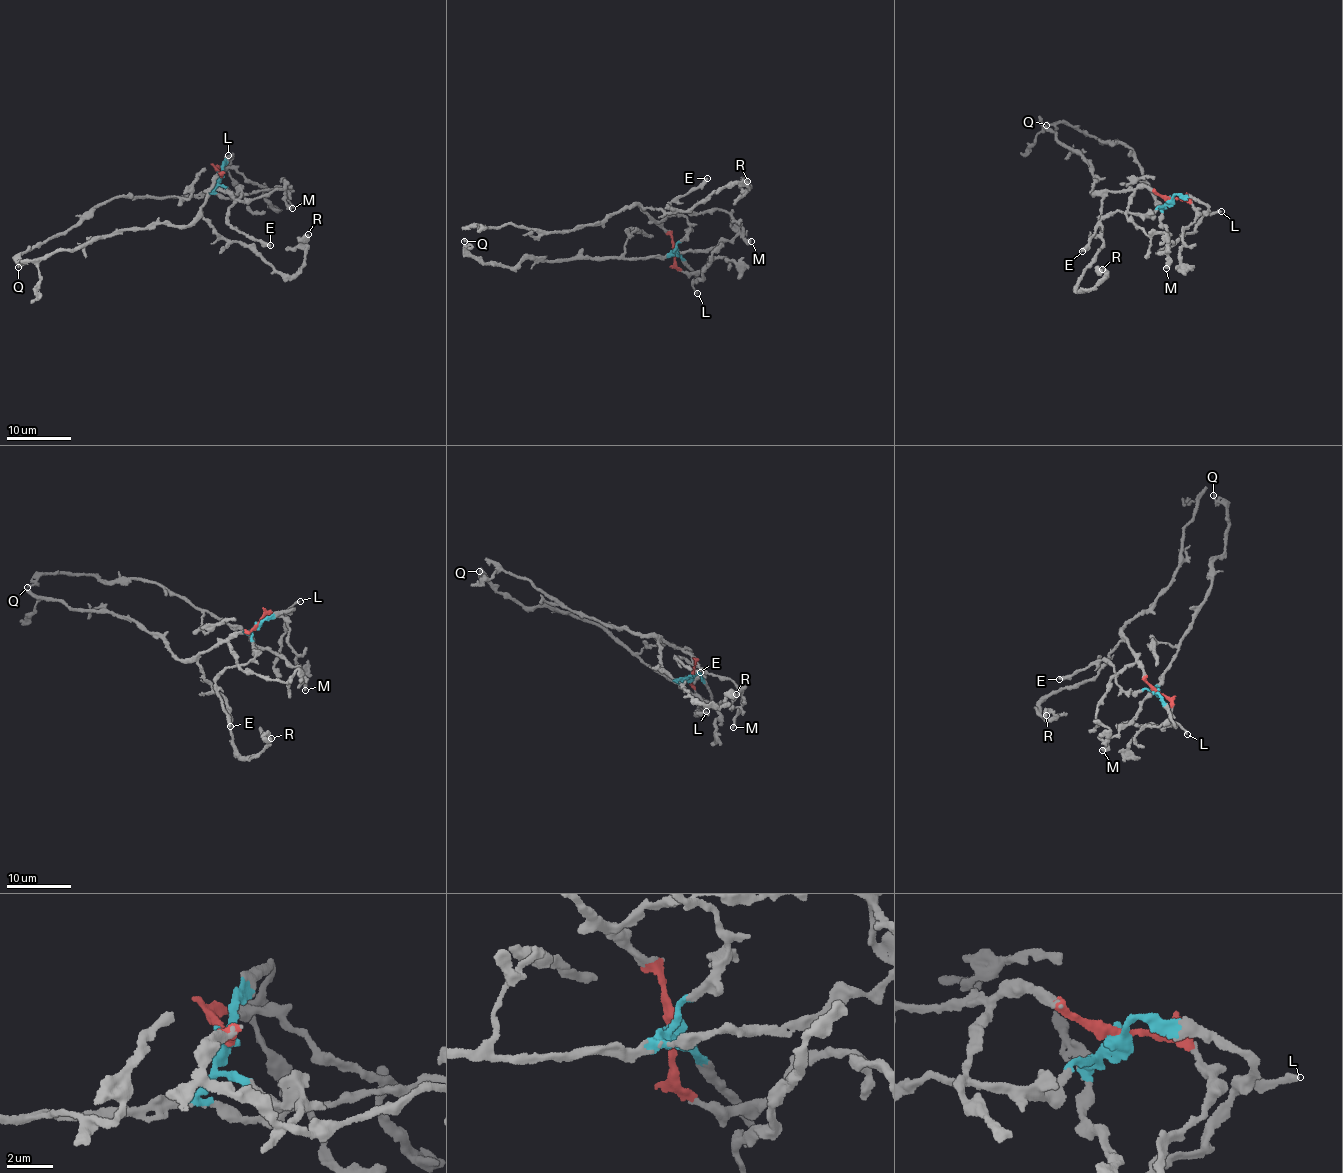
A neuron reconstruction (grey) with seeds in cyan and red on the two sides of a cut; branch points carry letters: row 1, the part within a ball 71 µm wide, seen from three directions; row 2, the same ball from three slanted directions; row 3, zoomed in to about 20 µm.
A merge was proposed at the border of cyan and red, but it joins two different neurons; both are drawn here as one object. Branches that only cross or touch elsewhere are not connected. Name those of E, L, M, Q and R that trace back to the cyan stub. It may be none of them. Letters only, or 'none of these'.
E, L, M, Q

